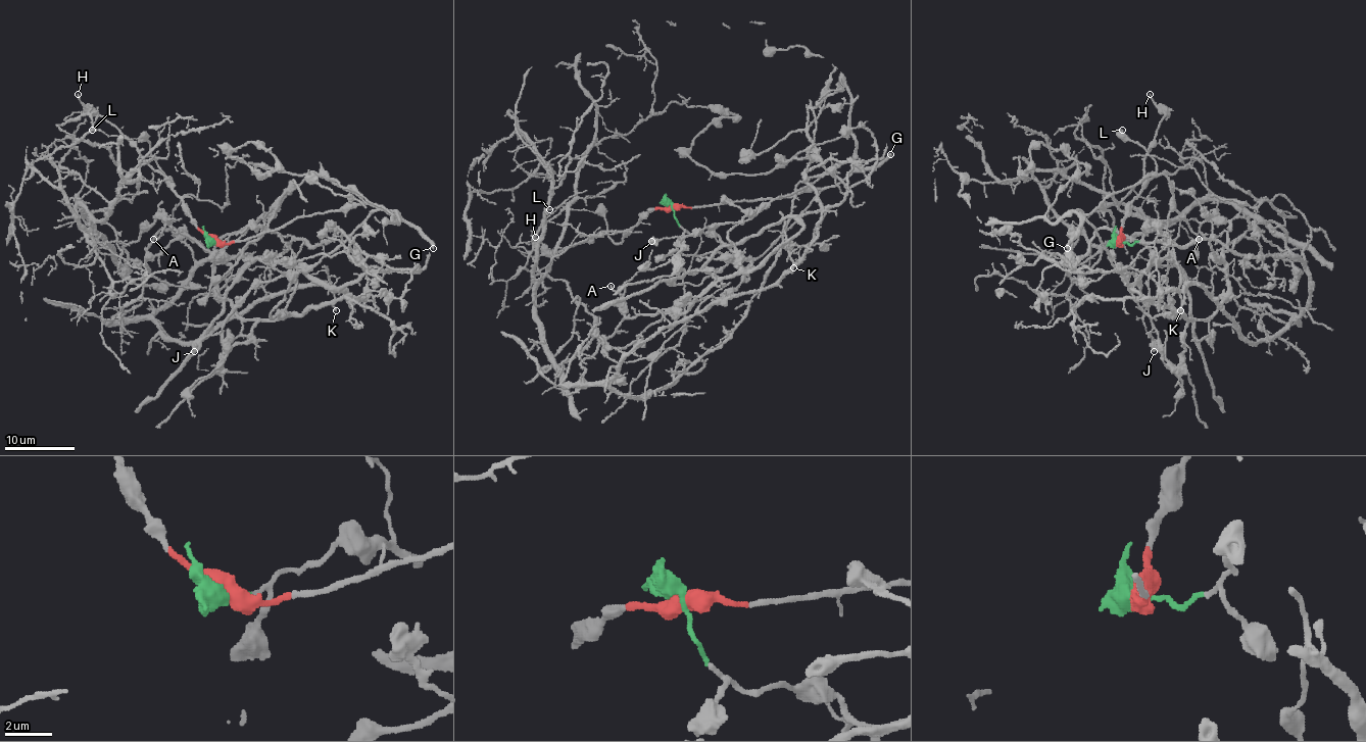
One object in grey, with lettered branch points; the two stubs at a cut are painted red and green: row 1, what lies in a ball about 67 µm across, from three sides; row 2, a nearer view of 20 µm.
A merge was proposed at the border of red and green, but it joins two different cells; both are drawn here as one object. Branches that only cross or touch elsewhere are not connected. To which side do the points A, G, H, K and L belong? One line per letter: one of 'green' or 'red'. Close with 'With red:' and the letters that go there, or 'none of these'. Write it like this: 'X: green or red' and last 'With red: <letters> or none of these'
A: green
G: red
H: red
K: green
L: red
With red: G, H, L

